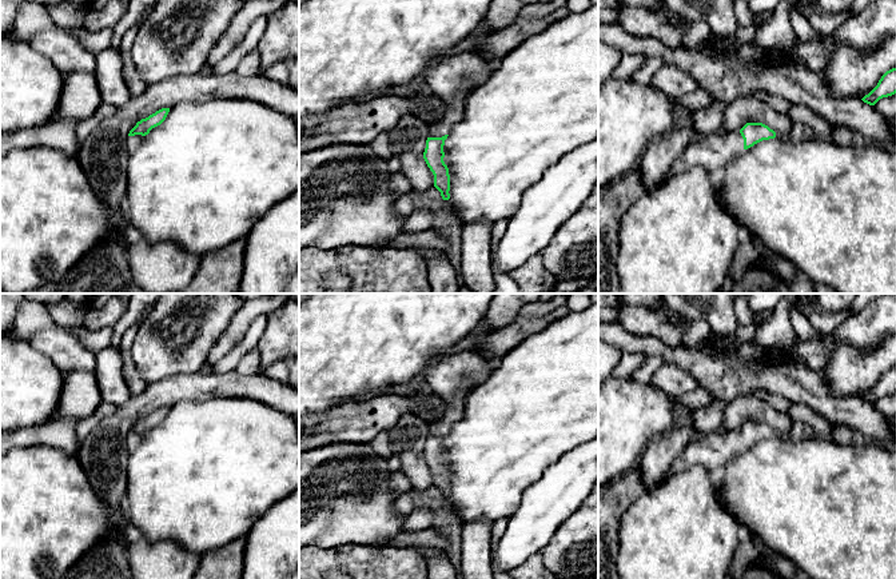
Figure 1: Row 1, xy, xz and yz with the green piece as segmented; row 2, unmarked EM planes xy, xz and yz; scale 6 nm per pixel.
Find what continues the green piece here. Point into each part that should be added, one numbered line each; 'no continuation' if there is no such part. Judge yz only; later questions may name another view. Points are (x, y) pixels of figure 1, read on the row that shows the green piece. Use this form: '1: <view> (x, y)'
1: yz (713, 152)

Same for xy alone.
1: xy (132, 142)

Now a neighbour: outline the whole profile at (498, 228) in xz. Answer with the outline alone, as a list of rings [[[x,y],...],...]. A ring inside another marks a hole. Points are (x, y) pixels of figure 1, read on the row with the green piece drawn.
[[[501,219],[493,224],[490,245],[497,245],[507,228],[507,220]]]

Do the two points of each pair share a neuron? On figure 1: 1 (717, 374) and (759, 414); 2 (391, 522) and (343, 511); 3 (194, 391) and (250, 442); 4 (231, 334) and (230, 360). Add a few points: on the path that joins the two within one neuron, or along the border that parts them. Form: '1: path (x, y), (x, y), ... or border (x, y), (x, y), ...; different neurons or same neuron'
1: border (751, 394), (737, 394), (725, 402); different neurons
2: path (379, 522), (373, 522), (359, 511), (355, 511); same neuron
3: border (235, 396), (180, 400), (174, 406); different neurons
4: border (249, 324), (245, 336), (211, 370); different neurons

